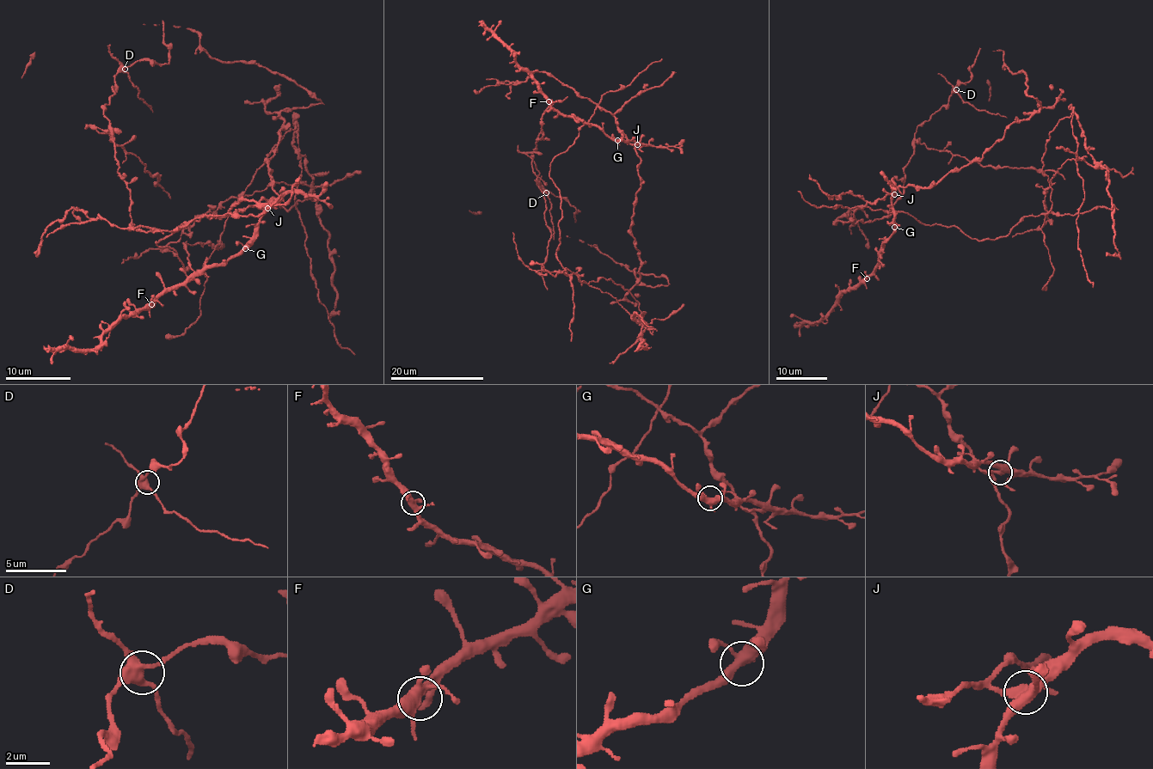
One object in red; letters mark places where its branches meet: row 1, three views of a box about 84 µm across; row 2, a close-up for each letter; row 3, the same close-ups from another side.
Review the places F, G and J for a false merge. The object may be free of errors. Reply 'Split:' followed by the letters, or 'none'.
Split: J

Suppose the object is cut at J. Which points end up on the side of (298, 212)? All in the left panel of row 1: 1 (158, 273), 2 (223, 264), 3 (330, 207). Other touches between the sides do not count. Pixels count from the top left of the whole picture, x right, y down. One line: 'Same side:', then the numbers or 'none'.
Same side: none

